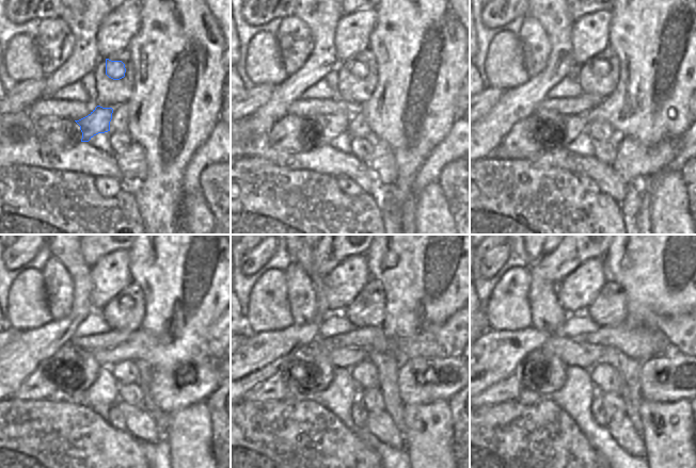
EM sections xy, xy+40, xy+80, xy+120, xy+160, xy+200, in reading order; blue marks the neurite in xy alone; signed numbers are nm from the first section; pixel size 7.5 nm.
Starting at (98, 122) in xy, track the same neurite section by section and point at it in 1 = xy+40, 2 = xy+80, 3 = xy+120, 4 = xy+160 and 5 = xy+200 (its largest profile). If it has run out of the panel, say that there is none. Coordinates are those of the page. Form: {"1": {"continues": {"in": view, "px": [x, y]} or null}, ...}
{"1": {"continues": {"in": "xy+40", "px": [330, 126]}}, "2": {"continues": {"in": "xy+80", "px": [570, 126]}}, "3": {"continues": {"in": "xy+120", "px": [81, 366]}}, "4": {"continues": {"in": "xy+160", "px": [319, 369]}}, "5": {"continues": {"in": "xy+200", "px": [555, 376]}}}

